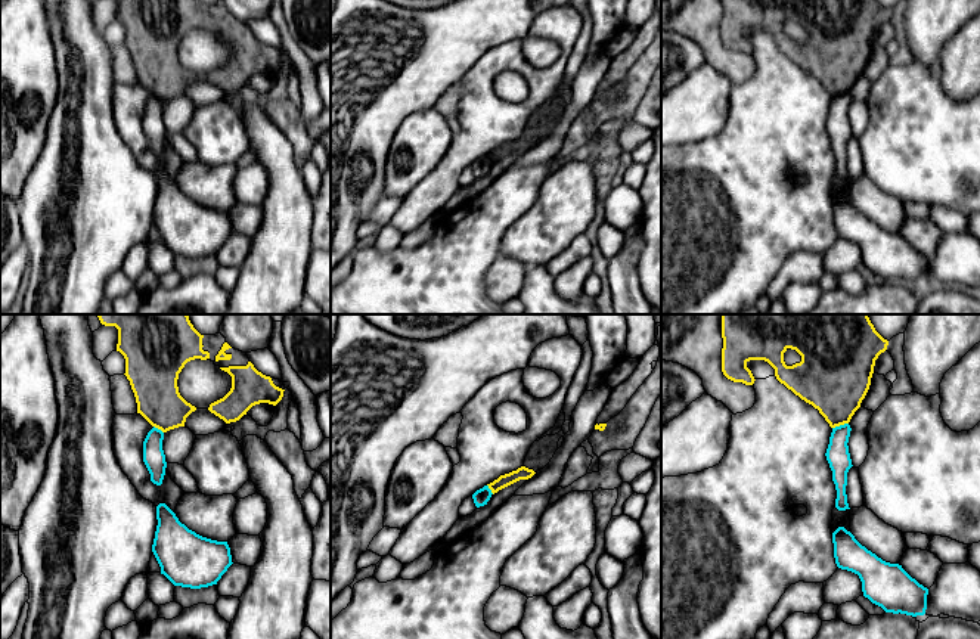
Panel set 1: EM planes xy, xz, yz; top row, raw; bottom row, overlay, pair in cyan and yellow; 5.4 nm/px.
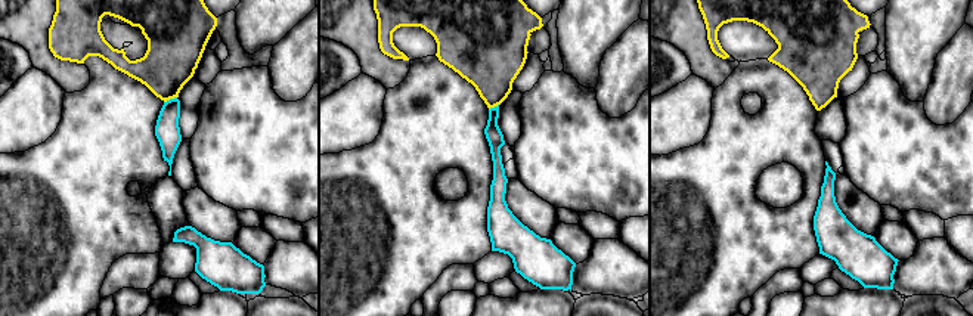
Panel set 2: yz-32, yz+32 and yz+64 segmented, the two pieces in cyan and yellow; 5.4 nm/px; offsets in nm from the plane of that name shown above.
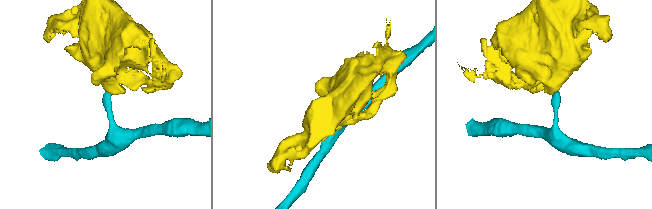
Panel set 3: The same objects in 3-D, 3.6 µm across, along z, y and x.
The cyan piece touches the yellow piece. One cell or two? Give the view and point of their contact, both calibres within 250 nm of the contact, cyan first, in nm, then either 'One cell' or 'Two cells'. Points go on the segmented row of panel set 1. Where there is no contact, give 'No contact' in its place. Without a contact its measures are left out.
Touches cyan at yz (840, 425). Thickness 130 nm (cyan) against 360 nm. Two cells

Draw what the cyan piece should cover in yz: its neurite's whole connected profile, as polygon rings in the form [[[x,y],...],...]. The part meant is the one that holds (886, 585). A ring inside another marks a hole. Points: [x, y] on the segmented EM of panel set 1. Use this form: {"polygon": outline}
{"polygon": [[[844,527],[832,533],[832,543],[837,567],[859,576],[863,596],[872,604],[893,614],[925,614],[928,589],[912,578],[902,565],[883,561]]]}

